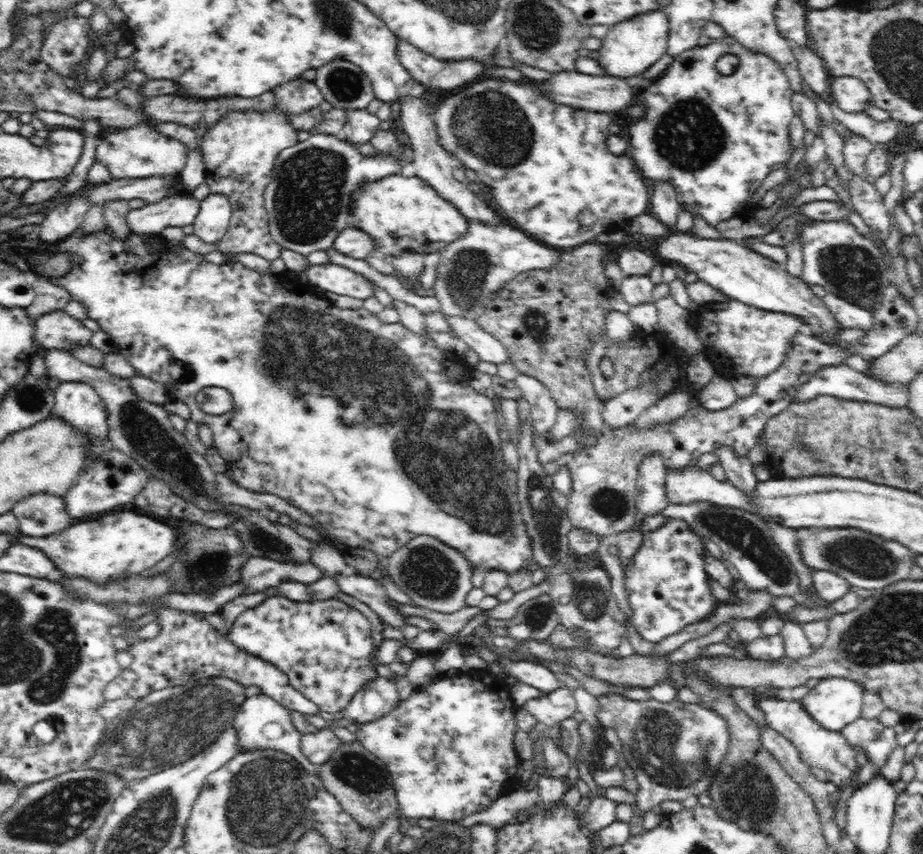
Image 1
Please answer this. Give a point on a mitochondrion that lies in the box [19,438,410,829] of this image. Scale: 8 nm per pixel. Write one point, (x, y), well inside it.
(152, 736)

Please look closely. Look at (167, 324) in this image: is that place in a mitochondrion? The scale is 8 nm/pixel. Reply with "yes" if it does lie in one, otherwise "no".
no

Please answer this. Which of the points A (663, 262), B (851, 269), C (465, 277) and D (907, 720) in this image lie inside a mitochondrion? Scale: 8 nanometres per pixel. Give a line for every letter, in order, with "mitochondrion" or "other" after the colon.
A: other
B: mitochondrion
C: mitochondrion
D: other

